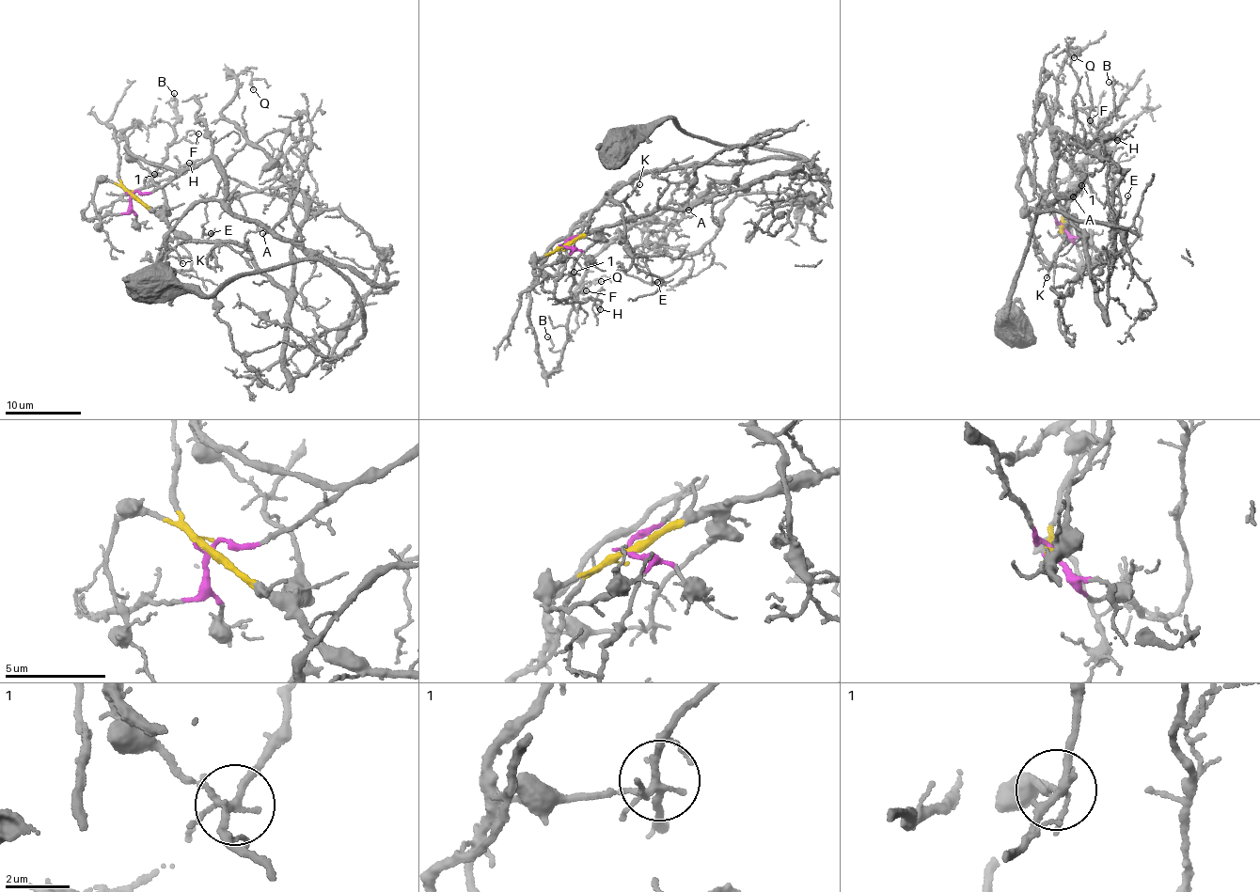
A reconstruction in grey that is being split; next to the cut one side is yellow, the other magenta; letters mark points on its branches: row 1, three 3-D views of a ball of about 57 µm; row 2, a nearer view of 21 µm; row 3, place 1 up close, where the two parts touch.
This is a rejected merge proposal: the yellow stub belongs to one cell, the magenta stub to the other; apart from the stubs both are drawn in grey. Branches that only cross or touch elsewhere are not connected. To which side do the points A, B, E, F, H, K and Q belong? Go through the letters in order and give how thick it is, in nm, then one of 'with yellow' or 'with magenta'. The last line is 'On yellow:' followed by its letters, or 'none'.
A: calibre 110 nm; with yellow
B: calibre 100 nm; with yellow
E: calibre 90 nm; with yellow
F: calibre 160 nm; with yellow
H: calibre 110 nm; with magenta
K: calibre 100 nm; with magenta
Q: calibre 110 nm; with yellow
On yellow: A, B, E, F, Q

